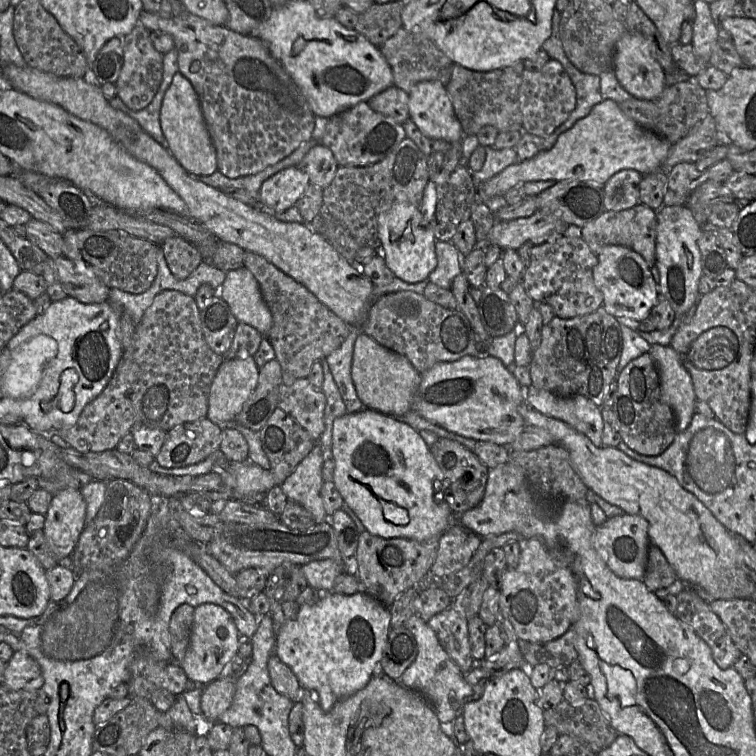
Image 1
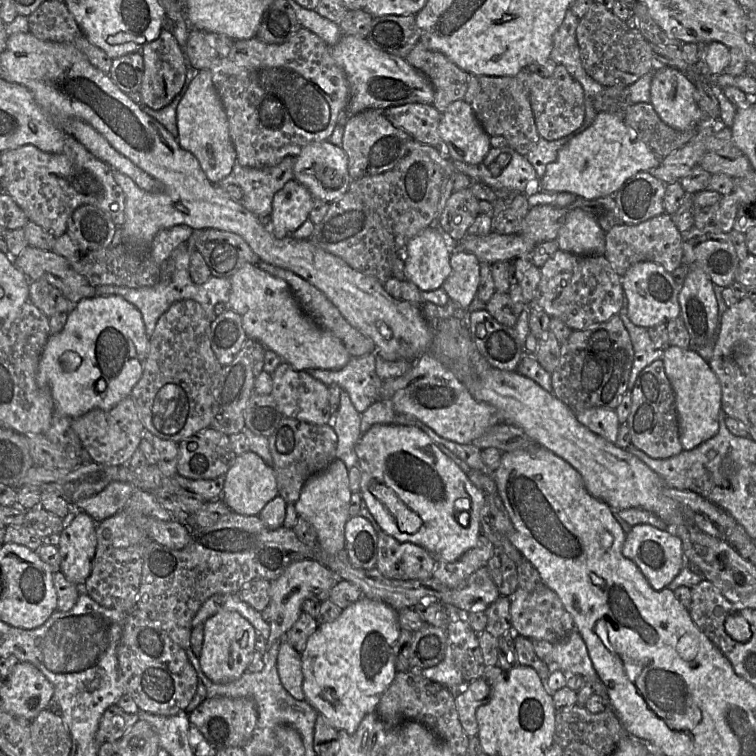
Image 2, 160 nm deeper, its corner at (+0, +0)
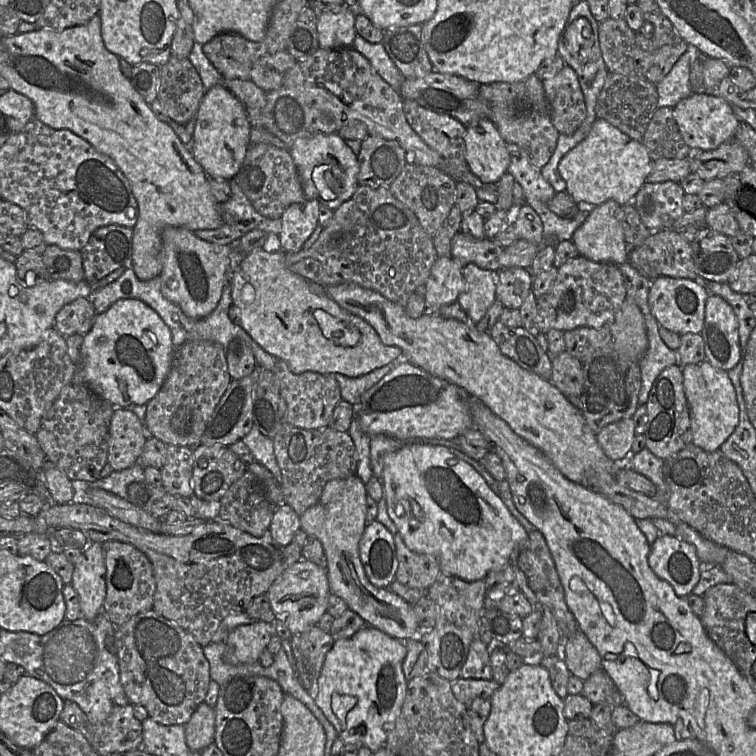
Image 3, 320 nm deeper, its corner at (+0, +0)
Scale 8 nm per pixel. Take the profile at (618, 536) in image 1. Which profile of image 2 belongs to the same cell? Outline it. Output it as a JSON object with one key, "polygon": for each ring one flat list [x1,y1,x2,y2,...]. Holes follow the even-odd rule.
{"polygon":[[647,524,632,526,626,534,622,554,639,568,656,591,668,588,670,582,686,566,682,540,668,531]]}

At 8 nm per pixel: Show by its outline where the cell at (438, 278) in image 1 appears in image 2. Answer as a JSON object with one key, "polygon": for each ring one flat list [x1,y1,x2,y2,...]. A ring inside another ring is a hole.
{"polygon":[[456,252,450,255,451,274,442,289,448,297,464,309,468,309,477,295,480,282,480,262,470,253]]}

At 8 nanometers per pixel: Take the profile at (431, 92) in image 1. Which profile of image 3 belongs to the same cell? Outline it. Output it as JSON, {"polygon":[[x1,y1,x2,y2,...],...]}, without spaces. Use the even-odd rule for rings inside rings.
{"polygon":[[484,117,466,126,465,159,471,172,483,183,496,185,508,172,510,154,491,119]]}

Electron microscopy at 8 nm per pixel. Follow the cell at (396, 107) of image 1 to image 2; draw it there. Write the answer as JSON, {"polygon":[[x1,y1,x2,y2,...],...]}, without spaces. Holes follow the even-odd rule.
{"polygon":[[408,103,388,107,382,112,415,141,435,148,441,144,438,130,441,113,431,104]]}

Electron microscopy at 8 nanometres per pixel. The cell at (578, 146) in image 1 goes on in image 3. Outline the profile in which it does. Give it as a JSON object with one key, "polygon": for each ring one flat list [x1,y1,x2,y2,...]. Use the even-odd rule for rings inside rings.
{"polygon":[[596,119,587,137,572,148,559,162,558,170,566,183,566,191,576,203,586,202,599,206,607,201,626,205,635,198,651,173,653,161,640,142,630,138,607,120]]}

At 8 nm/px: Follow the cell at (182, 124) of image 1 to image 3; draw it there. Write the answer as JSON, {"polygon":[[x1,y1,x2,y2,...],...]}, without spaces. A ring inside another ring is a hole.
{"polygon":[[215,85,205,92,201,100,189,150,208,177,229,181,243,163,250,145,251,127,243,103,226,86]]}

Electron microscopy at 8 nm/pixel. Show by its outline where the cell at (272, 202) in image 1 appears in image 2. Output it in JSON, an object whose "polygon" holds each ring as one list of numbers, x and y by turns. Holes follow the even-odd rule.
{"polygon":[[295,179,288,181,272,200,269,220,274,236,282,239,296,231,308,219,313,199,304,185]]}

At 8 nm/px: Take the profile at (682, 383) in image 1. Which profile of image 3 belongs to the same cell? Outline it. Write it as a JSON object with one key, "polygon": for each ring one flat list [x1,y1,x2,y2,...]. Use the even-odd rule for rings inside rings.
{"polygon":[[707,360,682,366,683,387,691,420,691,444,706,452,719,451,739,424,740,410,735,388,727,372,714,367]]}

